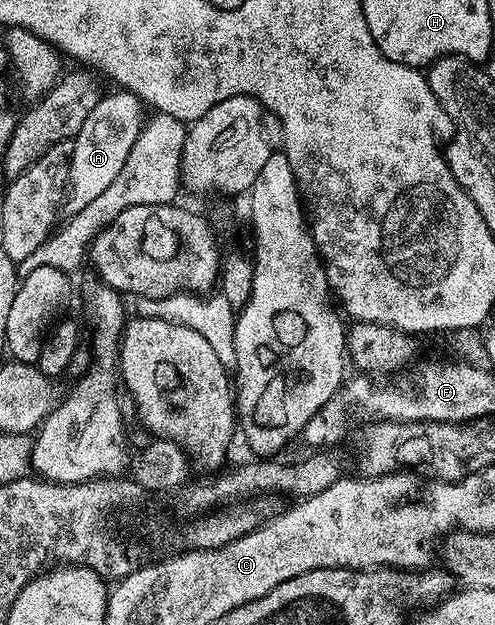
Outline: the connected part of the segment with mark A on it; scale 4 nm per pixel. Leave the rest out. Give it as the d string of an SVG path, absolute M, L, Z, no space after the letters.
M115 90L107 96L102 95L83 122L83 127L73 139L72 158L69 163L69 186L63 201L66 215L78 213L92 199L103 194L123 168L138 134L144 127L145 113L143 102L133 92Z

